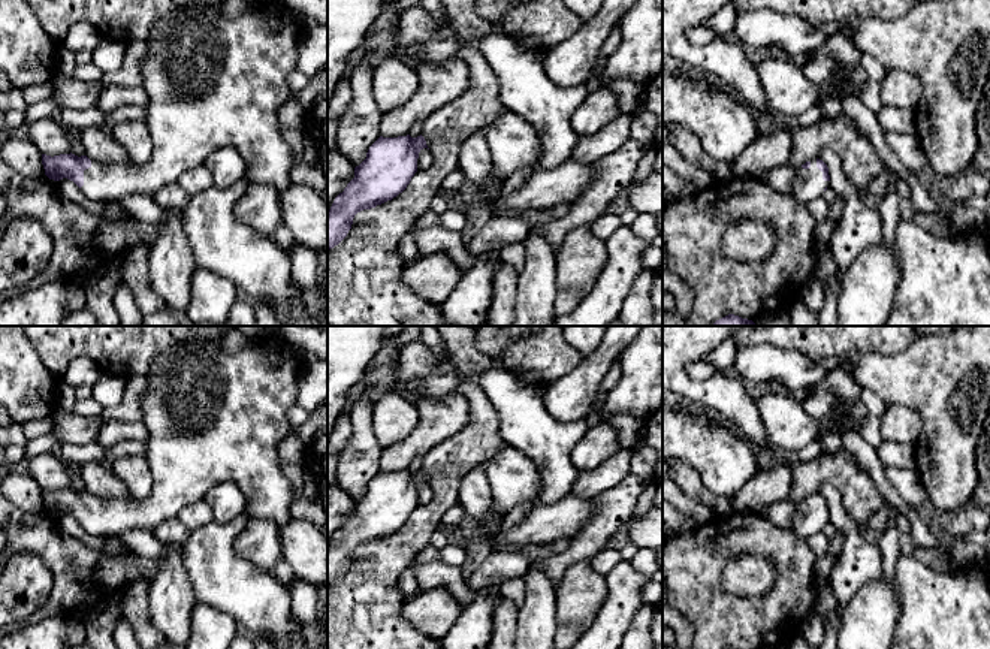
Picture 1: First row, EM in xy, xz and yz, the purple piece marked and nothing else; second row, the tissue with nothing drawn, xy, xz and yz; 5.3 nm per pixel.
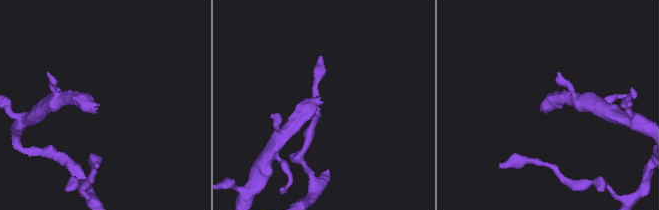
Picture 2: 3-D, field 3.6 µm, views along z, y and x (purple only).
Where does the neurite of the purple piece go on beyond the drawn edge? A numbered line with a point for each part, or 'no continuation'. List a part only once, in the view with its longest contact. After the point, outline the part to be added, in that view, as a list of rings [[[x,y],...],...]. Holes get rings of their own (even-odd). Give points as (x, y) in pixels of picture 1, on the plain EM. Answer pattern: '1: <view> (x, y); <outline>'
1: xy (213, 416); [[[278,335],[274,336],[263,336],[250,339],[241,350],[238,351],[224,351],[218,339],[191,339],[184,344],[176,344],[169,347],[167,350],[160,351],[151,360],[150,371],[147,372],[148,386],[145,395],[142,398],[142,413],[144,420],[150,437],[147,443],[147,455],[145,459],[148,462],[151,477],[153,477],[153,490],[151,495],[144,501],[133,501],[133,499],[103,499],[99,496],[91,495],[91,501],[84,505],[84,520],[81,526],[84,531],[94,537],[121,537],[123,534],[135,529],[145,529],[154,531],[163,522],[170,519],[176,519],[179,511],[194,504],[215,486],[224,482],[232,482],[236,485],[247,501],[248,510],[248,520],[254,519],[268,519],[274,520],[277,525],[286,525],[293,516],[290,513],[290,502],[292,502],[292,486],[290,482],[283,474],[283,461],[278,456],[278,446],[280,443],[292,432],[292,426],[287,417],[287,411],[292,405],[296,404],[298,395],[298,377],[302,369],[302,360],[296,356],[293,345],[281,339]]]

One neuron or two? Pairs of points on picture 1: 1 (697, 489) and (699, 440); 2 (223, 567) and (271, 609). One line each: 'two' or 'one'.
1: two
2: one

